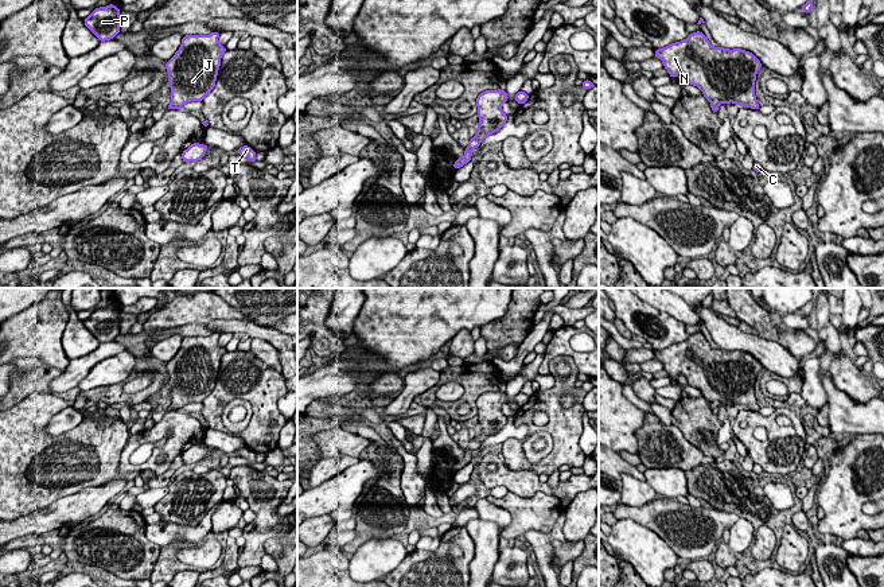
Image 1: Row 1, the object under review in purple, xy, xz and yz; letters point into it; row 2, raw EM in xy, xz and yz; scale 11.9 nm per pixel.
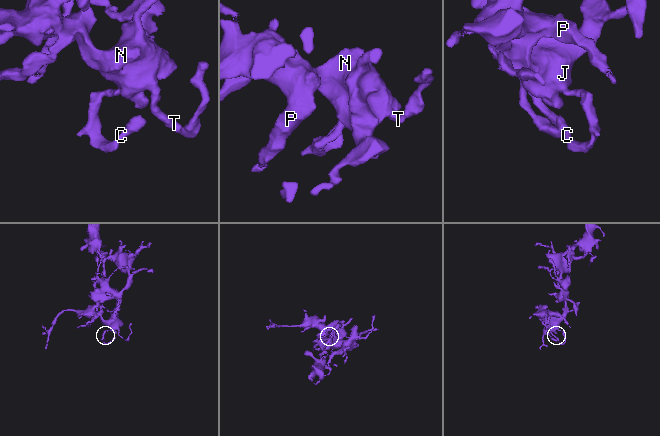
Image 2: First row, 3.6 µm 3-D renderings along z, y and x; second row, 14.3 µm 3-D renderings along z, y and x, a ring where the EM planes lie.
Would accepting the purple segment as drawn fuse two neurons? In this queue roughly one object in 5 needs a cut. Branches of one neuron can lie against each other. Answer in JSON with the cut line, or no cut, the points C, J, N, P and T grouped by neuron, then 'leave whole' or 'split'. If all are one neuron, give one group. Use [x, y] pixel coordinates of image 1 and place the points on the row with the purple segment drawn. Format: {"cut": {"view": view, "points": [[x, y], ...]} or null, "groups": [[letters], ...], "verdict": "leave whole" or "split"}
{"cut": null, "groups": [["C", "J", "N", "P", "T"]], "verdict": "leave whole"}

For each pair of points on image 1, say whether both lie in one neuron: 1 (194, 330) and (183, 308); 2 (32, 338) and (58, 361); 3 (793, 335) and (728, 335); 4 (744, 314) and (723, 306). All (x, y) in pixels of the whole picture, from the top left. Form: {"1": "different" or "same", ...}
{"1": "different", "2": "same", "3": "different", "4": "different"}

